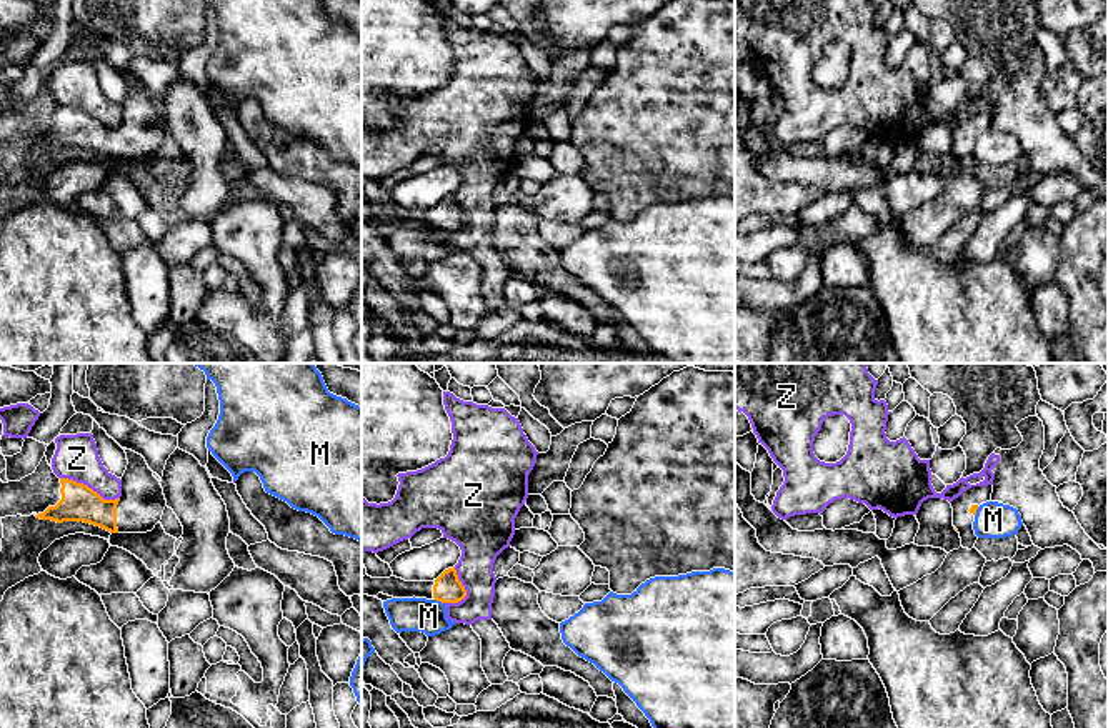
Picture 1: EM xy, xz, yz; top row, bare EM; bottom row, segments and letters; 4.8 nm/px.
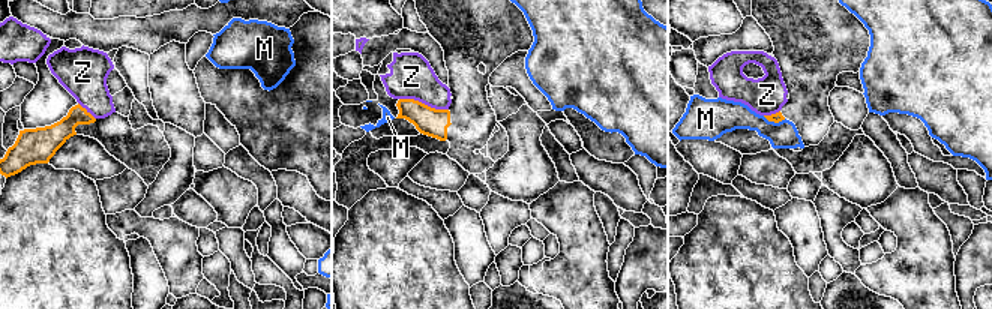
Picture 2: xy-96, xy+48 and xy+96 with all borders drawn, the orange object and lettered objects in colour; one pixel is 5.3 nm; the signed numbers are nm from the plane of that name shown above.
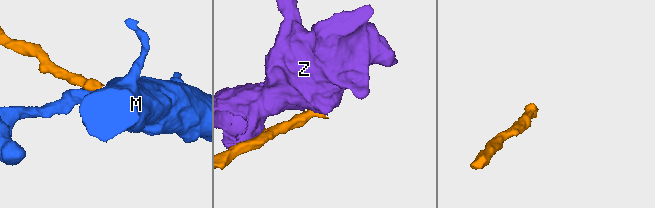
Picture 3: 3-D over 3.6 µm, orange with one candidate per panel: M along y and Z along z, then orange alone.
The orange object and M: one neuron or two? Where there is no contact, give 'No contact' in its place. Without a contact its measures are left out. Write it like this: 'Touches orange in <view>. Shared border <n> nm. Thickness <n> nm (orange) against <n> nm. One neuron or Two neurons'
Touches orange in xz. Shared border 50 nm. Thickness 140 nm (orange) against 160 nm. Two neurons

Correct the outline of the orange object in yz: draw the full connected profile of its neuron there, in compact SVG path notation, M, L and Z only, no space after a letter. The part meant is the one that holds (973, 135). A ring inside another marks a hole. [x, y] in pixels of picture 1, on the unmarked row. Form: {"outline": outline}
{"outline": "M993 112L971 113L951 128L953 153L958 157L963 175L975 175L978 163L973 157L975 142L980 132L991 128Z"}

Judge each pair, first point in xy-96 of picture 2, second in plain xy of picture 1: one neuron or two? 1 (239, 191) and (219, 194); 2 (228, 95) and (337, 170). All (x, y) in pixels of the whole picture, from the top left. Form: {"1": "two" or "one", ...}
{"1": "two", "2": "one"}

